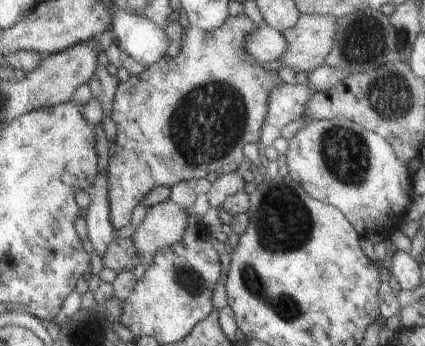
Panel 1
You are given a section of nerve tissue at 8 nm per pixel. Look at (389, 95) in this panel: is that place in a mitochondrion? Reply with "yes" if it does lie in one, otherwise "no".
yes

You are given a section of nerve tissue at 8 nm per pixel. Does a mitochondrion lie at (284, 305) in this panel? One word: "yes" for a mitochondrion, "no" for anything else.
yes

